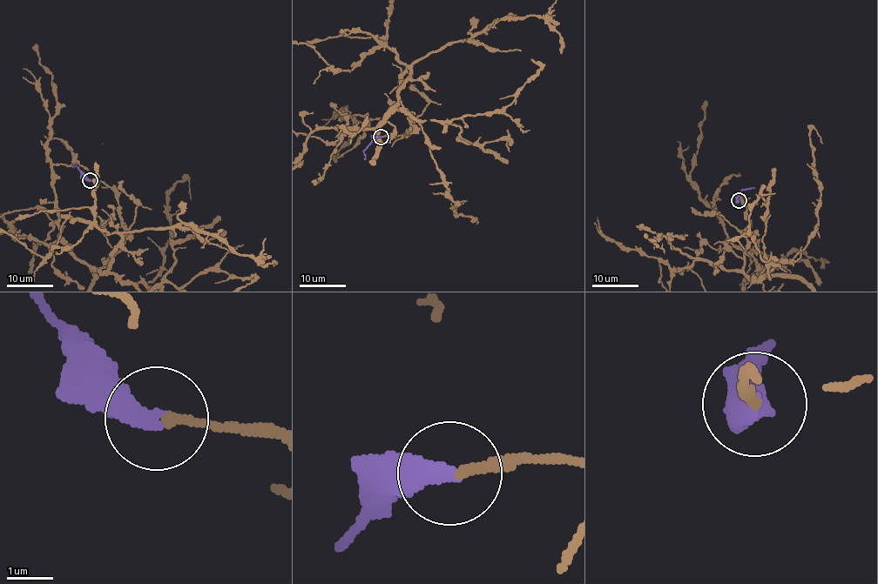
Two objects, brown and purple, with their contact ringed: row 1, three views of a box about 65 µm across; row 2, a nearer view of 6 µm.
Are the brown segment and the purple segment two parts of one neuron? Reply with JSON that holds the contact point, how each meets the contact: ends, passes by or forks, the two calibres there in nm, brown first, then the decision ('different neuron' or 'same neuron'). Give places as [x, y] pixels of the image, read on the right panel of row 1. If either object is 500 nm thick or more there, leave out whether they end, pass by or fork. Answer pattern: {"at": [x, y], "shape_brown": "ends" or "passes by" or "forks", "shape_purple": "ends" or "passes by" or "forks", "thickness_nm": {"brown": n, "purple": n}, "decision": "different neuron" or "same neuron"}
{"at": [739, 200], "shape_brown": "ends", "shape_purple": "ends", "thickness_nm": {"brown": 200, "purple": 460}, "decision": "same neuron"}

